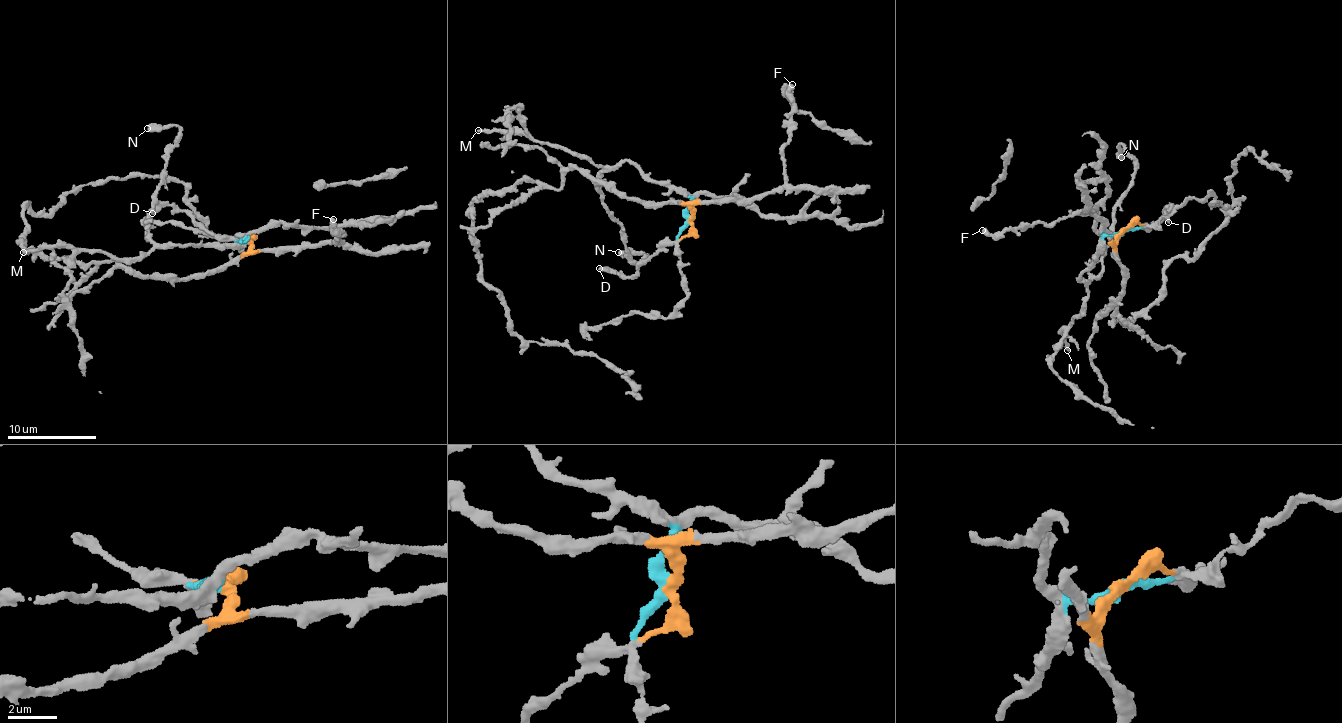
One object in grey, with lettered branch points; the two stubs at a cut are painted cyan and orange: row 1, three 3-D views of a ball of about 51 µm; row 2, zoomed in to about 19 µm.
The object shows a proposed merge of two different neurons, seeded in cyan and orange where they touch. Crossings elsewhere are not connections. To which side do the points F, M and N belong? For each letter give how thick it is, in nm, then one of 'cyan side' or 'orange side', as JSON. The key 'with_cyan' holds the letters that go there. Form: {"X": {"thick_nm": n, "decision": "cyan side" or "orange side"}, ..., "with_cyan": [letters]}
{"F": {"thick_nm": 480, "decision": "orange side"}, "M": {"thick_nm": 240, "decision": "cyan side"}, "N": {"thick_nm": 550, "decision": "cyan side"}, "with_cyan": ["M", "N"]}

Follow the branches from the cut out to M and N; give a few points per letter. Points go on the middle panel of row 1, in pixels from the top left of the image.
M: (690, 219), (689, 201), (681, 190), (652, 183), (626, 161), (600, 166), (522, 134), (477, 129)
N: (690, 219), (681, 190), (626, 161), (609, 165), (603, 201), (627, 252), (648, 256), (618, 252)

